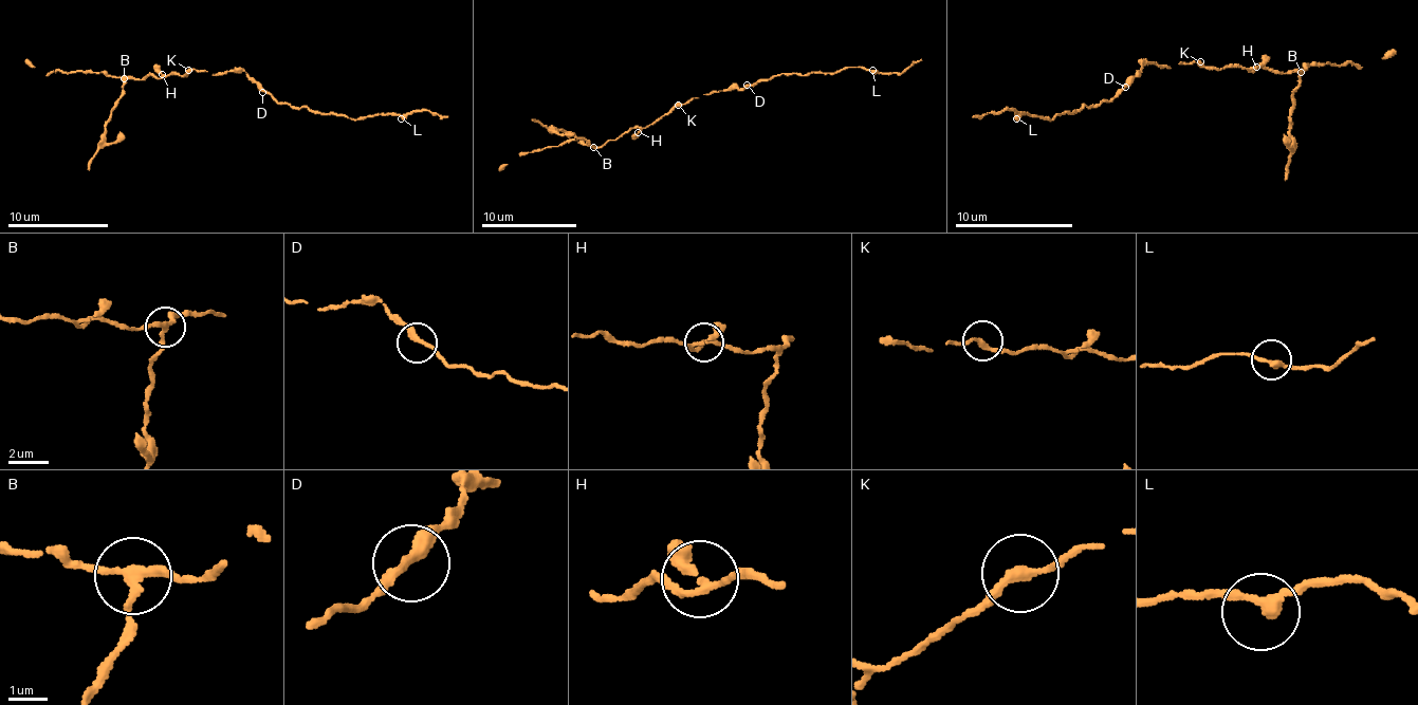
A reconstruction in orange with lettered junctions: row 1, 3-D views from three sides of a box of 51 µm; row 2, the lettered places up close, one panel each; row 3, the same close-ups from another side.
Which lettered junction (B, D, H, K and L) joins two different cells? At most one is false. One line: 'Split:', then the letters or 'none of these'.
Split: B

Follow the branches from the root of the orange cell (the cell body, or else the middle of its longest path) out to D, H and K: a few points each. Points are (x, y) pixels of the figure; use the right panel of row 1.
D: (1158, 65), (1140, 63), (1137, 75), (1125, 87)
H: (1158, 65), (1172, 67), (1200, 61), (1209, 68), (1257, 68)
K: (1158, 65), (1172, 67), (1200, 61)

